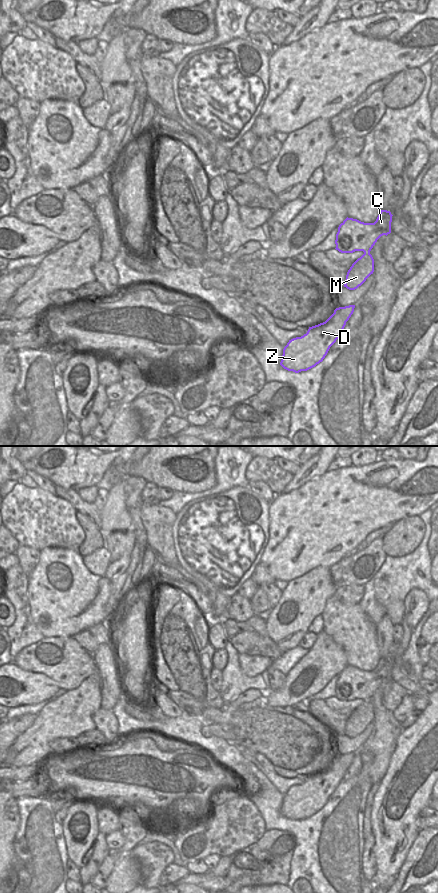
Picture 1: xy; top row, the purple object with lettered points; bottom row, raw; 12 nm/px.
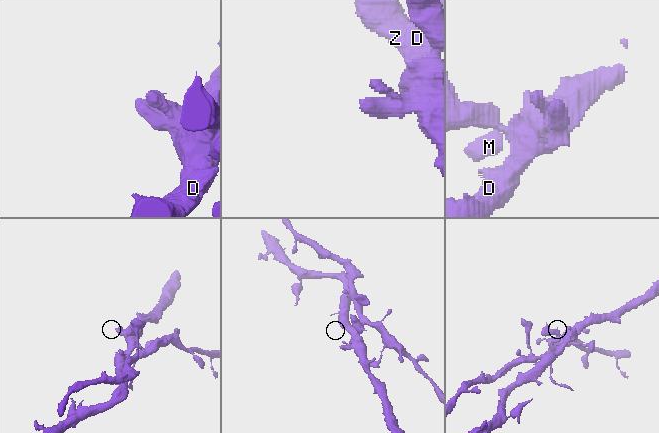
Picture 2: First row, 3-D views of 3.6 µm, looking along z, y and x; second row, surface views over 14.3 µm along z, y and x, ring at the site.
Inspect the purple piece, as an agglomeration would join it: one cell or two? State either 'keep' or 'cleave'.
cleave

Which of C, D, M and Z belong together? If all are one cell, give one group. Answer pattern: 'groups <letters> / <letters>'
groups C D Z / M

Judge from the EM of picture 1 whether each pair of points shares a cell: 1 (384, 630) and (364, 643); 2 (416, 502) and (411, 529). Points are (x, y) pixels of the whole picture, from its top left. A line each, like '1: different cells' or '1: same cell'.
1: different cells
2: different cells

